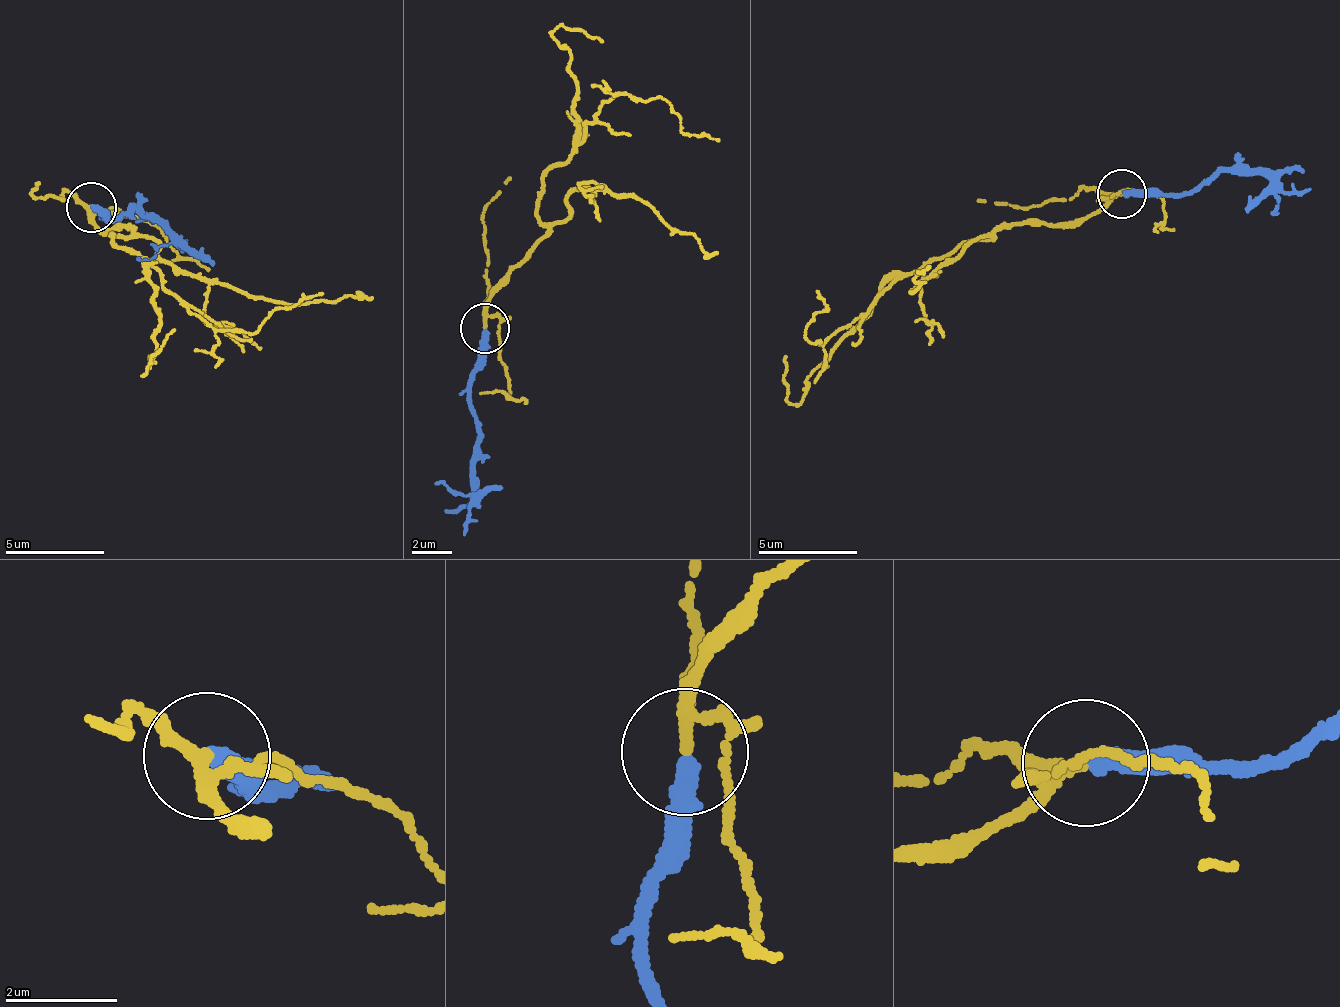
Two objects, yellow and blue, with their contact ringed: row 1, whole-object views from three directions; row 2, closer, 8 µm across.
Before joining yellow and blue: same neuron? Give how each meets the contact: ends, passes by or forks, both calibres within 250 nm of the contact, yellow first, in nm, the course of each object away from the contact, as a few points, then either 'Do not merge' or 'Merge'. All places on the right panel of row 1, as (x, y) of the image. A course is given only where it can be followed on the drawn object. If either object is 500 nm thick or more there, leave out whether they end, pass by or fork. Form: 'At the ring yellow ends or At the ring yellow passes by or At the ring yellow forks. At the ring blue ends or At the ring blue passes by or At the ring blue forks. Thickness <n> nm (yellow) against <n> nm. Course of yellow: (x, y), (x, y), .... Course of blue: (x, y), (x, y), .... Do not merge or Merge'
At the ring yellow forks. At the ring blue ends. Thickness 170 nm (yellow) against 400 nm. Course of yellow: (1123, 195), (1076, 222), (1023, 219), (966, 240), (820, 345), (809, 339), (826, 303), (817, 289). Course of blue: (1123, 195), (1199, 190), (1220, 173), (1265, 175), (1270, 186), (1244, 209). Merge

